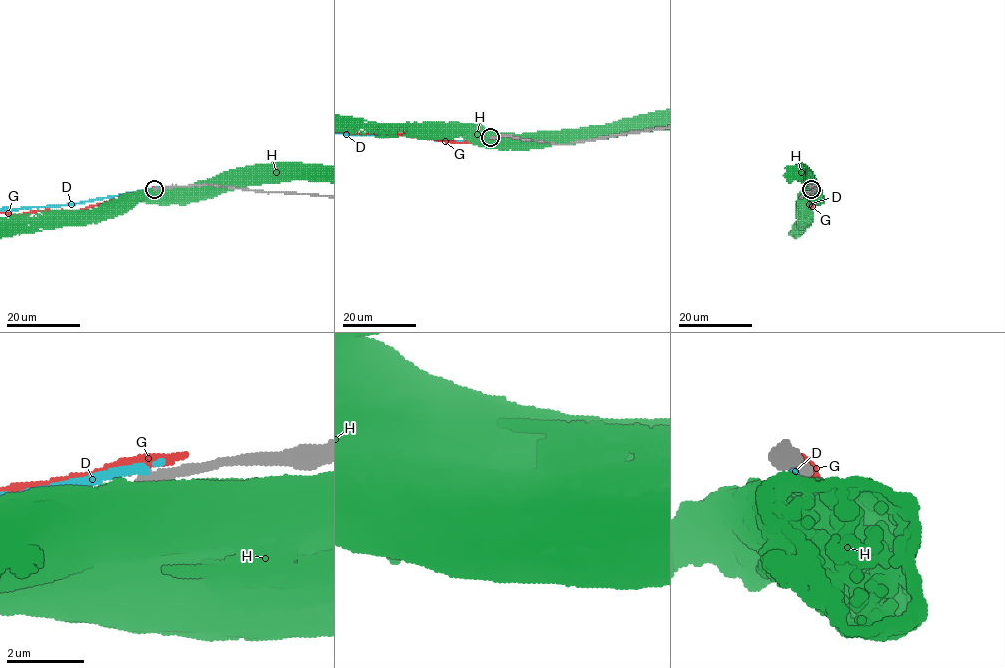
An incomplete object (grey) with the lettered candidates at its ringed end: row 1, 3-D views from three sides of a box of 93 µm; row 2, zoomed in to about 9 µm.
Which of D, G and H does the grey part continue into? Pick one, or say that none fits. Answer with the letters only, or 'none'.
none

